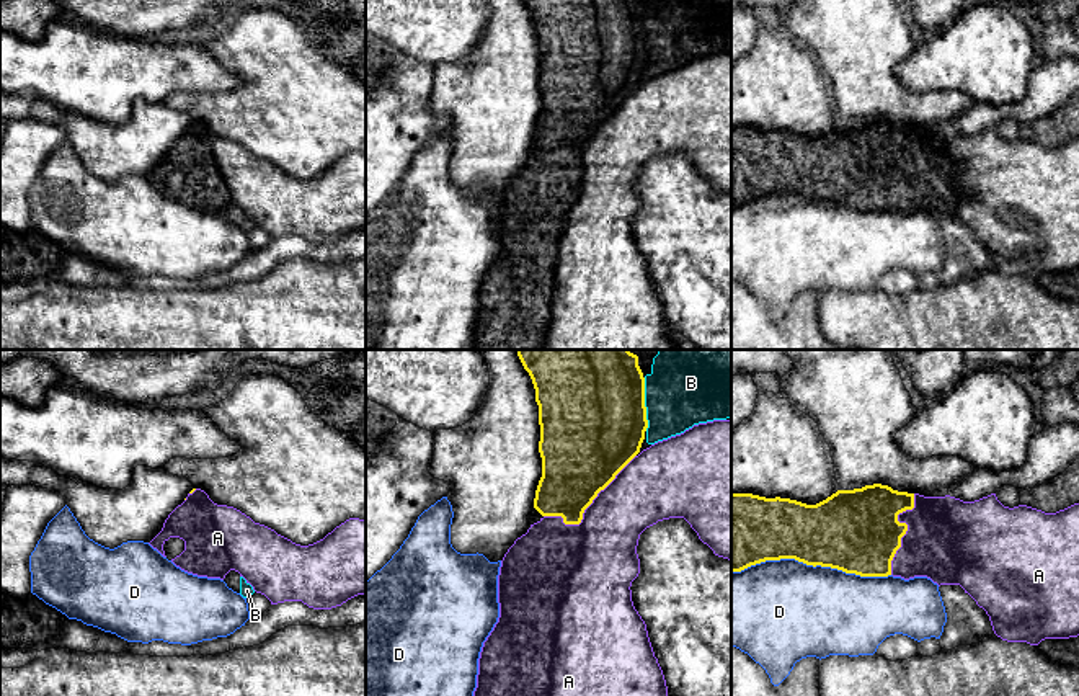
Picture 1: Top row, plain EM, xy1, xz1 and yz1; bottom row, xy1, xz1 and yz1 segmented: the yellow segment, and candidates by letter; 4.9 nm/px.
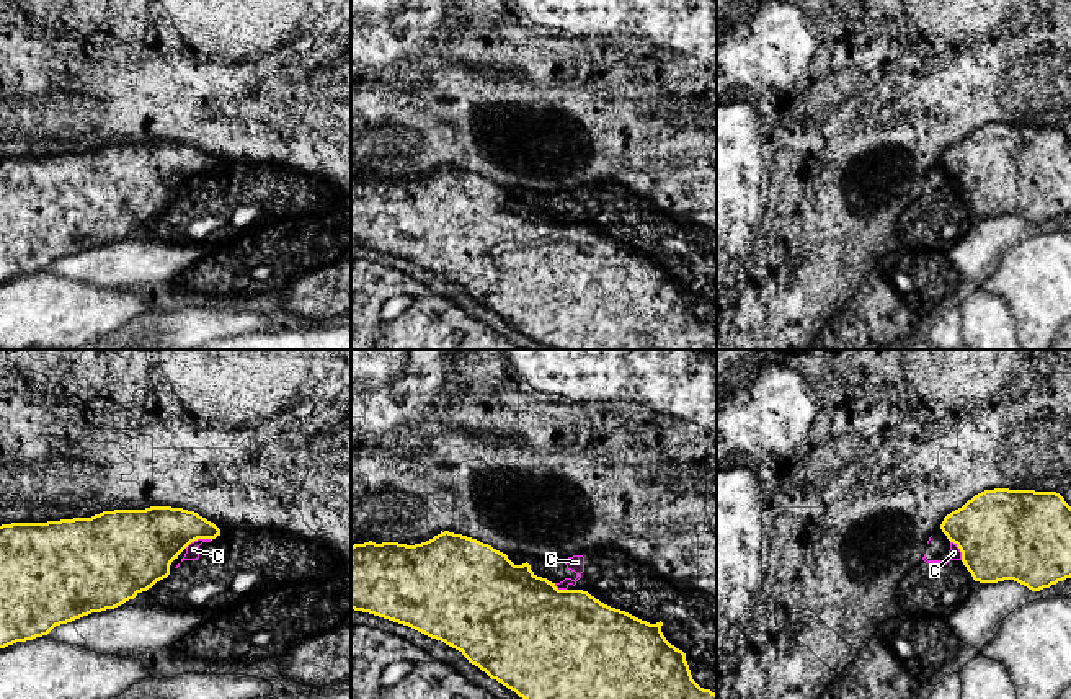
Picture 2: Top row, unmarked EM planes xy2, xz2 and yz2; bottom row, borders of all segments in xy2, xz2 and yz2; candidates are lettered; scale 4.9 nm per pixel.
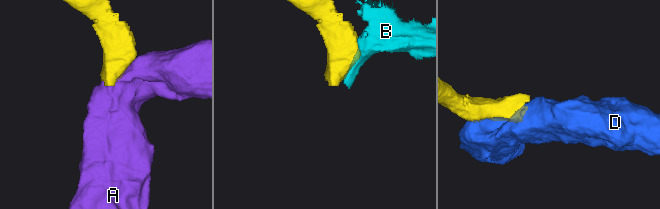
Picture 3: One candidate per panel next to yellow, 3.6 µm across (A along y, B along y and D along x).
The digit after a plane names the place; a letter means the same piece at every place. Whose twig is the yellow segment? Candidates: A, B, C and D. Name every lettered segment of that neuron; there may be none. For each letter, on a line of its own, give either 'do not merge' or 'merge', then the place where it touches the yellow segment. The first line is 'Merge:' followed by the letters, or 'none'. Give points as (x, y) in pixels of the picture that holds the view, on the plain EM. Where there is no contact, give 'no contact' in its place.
Merge: A
A: merge; contact xz1 (588, 139)
B: do not merge; contact xz1 (643, 38)
C: do not merge; contact xy2 (198, 172)
D: do not merge; contact yz1 (812, 198)

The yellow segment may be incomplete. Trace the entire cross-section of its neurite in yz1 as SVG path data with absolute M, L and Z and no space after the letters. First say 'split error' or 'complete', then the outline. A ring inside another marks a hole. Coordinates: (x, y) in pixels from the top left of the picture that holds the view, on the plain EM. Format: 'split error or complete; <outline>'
split error; M873 118L837 124L816 139L790 132L731 127L731 206L766 194L795 193L860 211L927 211L940 219L960 219L989 250L992 265L1007 276L1038 279L1045 273L1079 270L1079 137L1056 147L1019 139L1004 141L996 127L975 136L924 131Z

